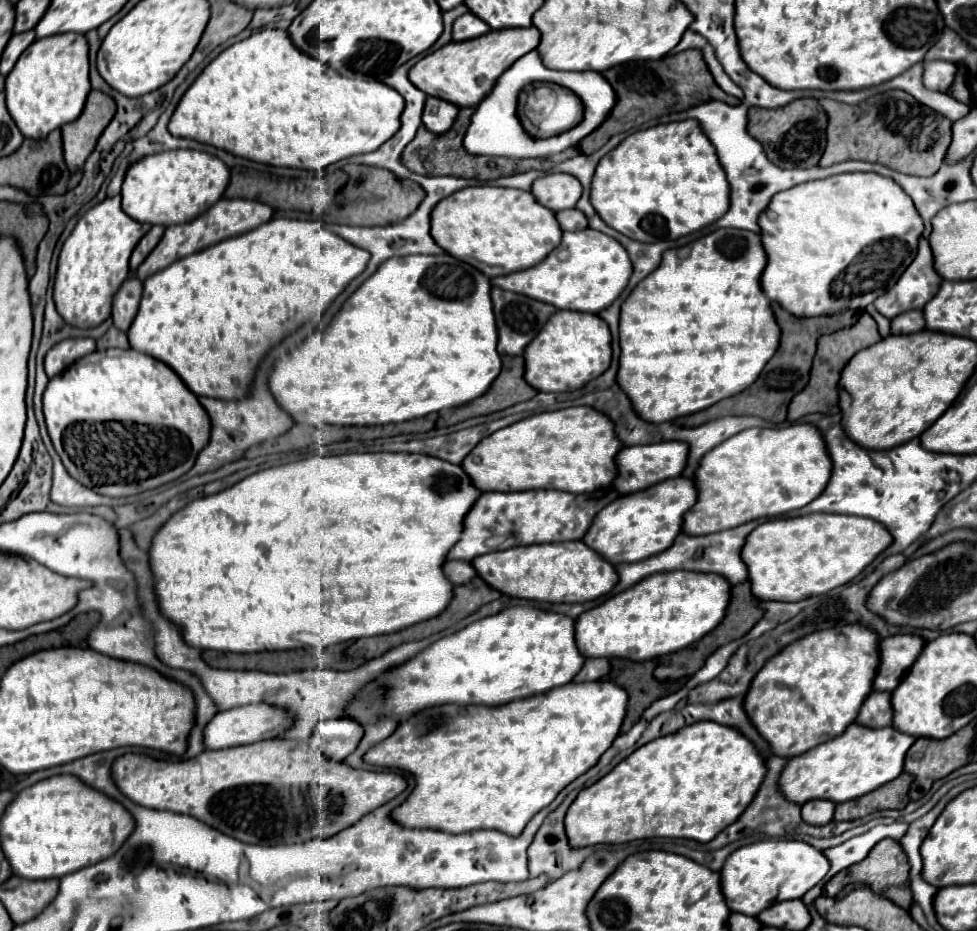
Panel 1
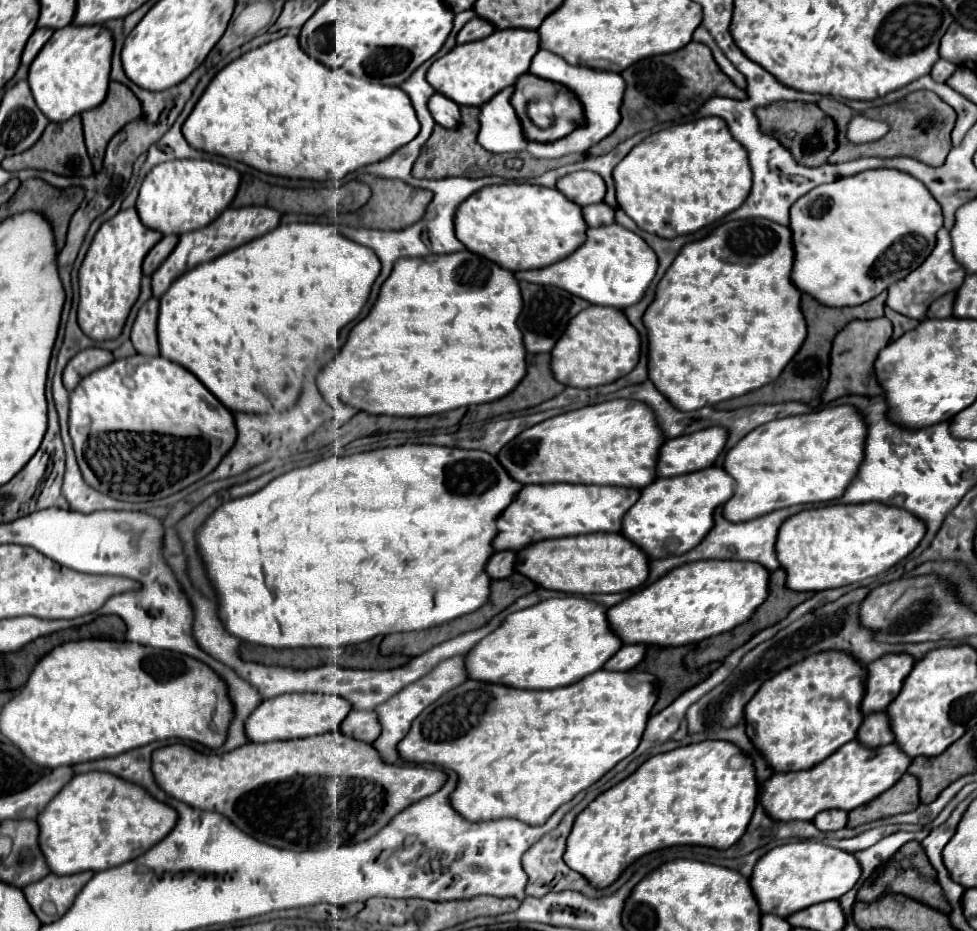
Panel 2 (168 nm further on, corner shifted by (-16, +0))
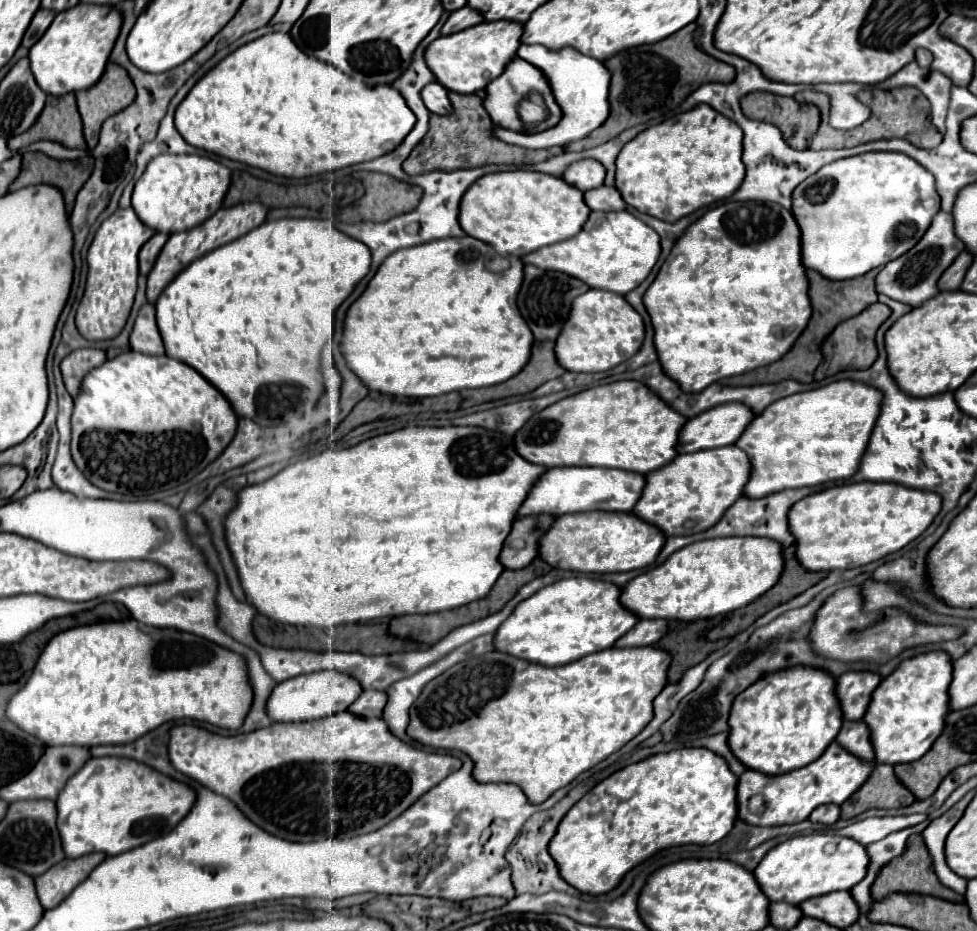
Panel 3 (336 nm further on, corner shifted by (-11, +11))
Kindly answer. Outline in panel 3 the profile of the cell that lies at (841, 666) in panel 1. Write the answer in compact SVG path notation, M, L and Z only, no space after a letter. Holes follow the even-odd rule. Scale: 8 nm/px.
M791 668L765 674L739 694L729 718L729 748L749 770L783 774L817 760L835 740L843 716L835 698L835 680L815 668Z

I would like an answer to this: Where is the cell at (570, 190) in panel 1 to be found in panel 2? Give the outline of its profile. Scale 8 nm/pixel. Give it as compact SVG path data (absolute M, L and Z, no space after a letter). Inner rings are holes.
M594 171L570 173L556 183L556 189L580 207L600 203L604 199L604 193L606 193L606 185L604 185L602 177Z

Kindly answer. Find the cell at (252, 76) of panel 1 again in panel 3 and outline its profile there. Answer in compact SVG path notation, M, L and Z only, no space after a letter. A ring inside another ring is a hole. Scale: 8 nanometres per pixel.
M273 32L273 34L265 34L241 48L237 48L233 54L229 54L225 60L221 60L211 72L207 72L187 94L187 98L177 106L175 110L175 128L179 130L179 134L183 134L183 138L187 138L187 142L195 148L225 156L229 160L237 160L243 162L247 166L253 168L261 168L265 172L271 172L275 176L285 176L285 178L307 178L313 174L323 174L323 172L333 172L351 164L359 164L363 160L373 160L377 156L383 156L391 150L395 150L403 138L413 130L415 126L415 114L409 110L409 106L405 104L403 96L399 92L395 92L393 86L367 86L347 74L341 74L341 70L337 70L335 66L315 60L307 54L303 54L295 42L291 40L289 34L285 32Z

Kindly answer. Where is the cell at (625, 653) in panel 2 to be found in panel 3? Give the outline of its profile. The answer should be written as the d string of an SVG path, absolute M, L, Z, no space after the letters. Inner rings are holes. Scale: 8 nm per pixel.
M641 618L639 624L635 624L623 638L619 638L619 642L615 642L615 646L619 648L631 648L631 646L651 646L655 642L659 642L665 634L667 634L669 626L667 620L647 620Z

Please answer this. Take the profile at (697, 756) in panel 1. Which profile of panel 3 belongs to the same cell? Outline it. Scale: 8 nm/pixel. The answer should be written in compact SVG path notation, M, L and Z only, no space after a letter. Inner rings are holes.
M683 748L655 754L637 764L611 774L587 792L563 818L555 838L551 838L549 854L559 866L559 874L583 894L607 894L623 880L623 876L645 862L659 850L683 844L715 844L725 838L737 818L737 778L725 760L705 748Z

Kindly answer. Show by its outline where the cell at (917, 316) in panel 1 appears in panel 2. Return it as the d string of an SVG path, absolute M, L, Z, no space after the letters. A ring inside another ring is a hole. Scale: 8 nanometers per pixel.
M948 293L946 297L936 299L930 305L926 319L948 319L948 317L952 317L952 303L954 303L954 293Z

